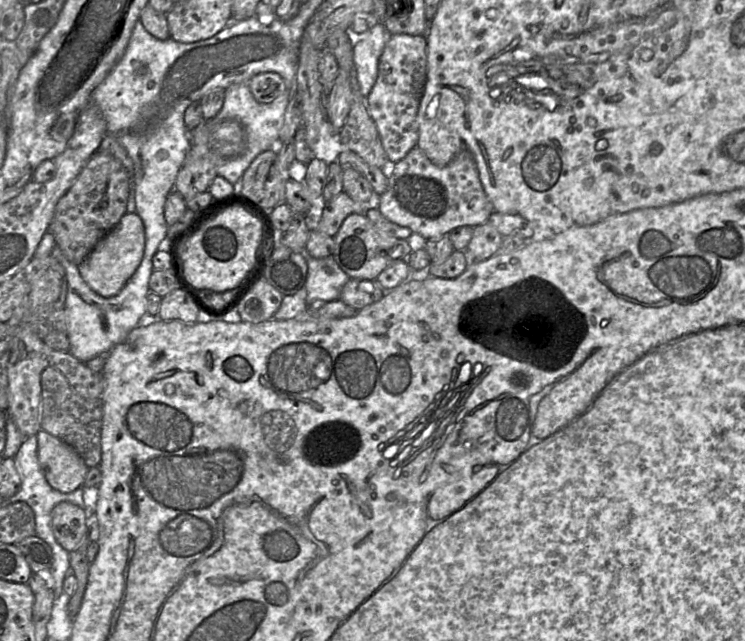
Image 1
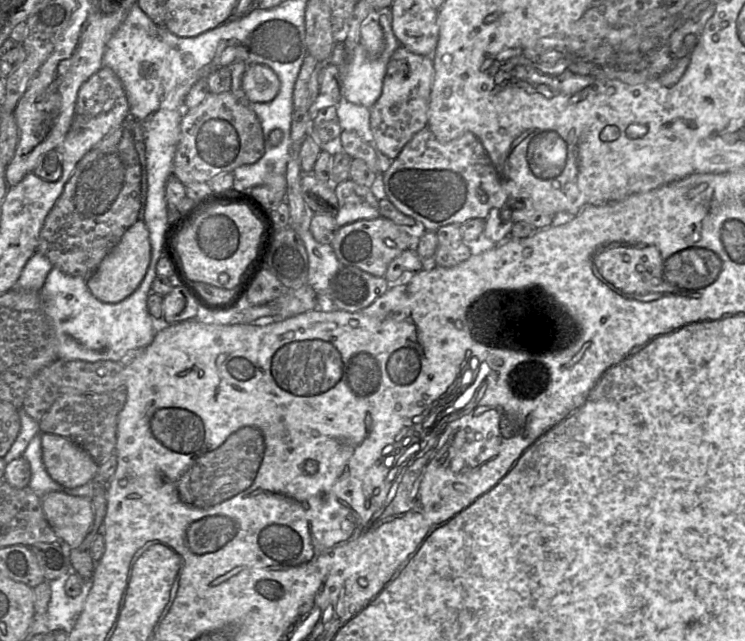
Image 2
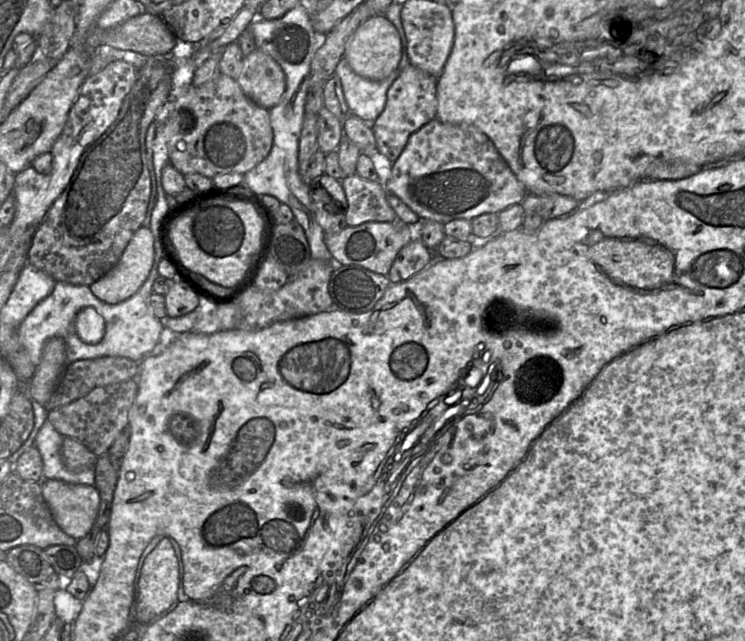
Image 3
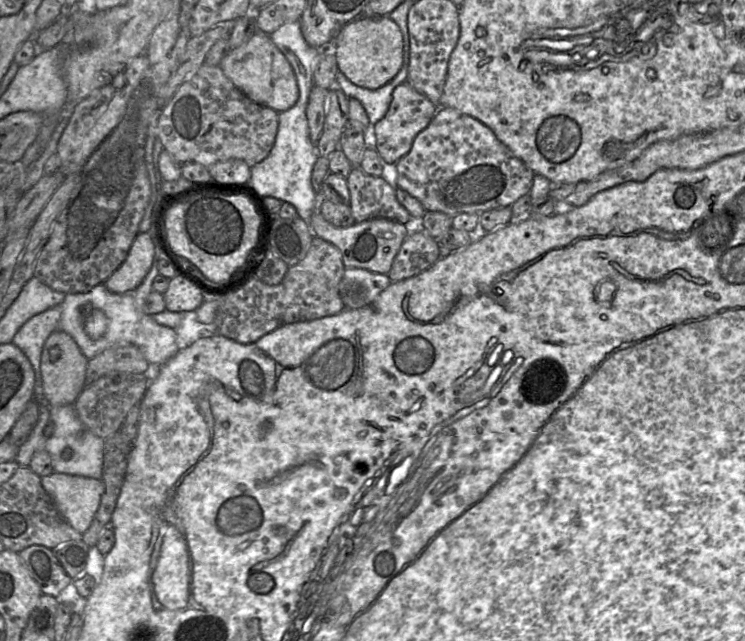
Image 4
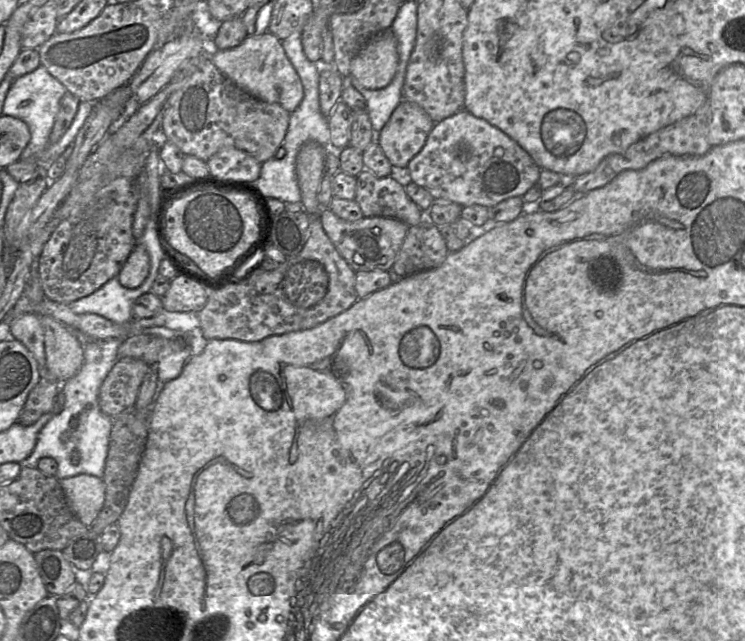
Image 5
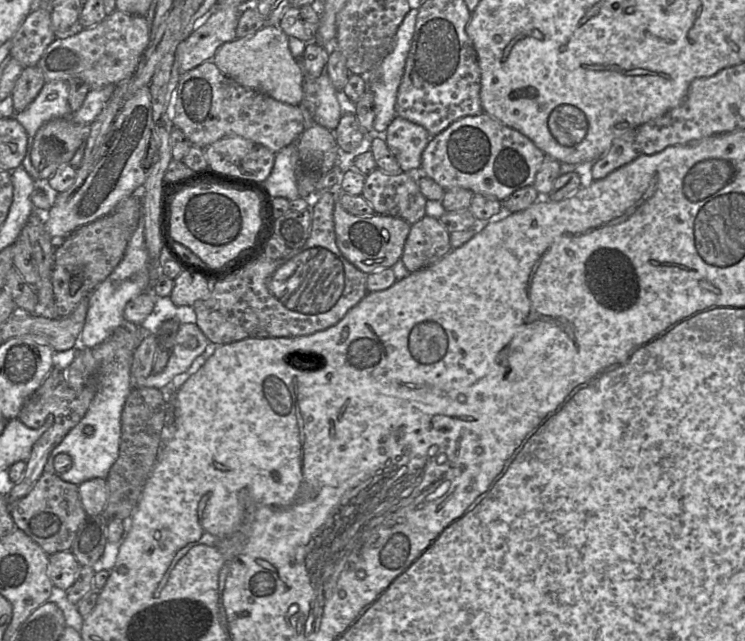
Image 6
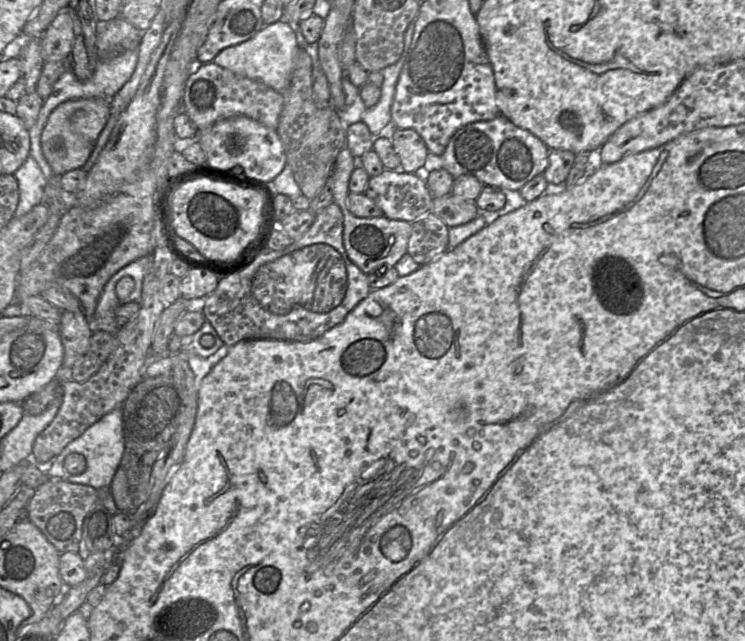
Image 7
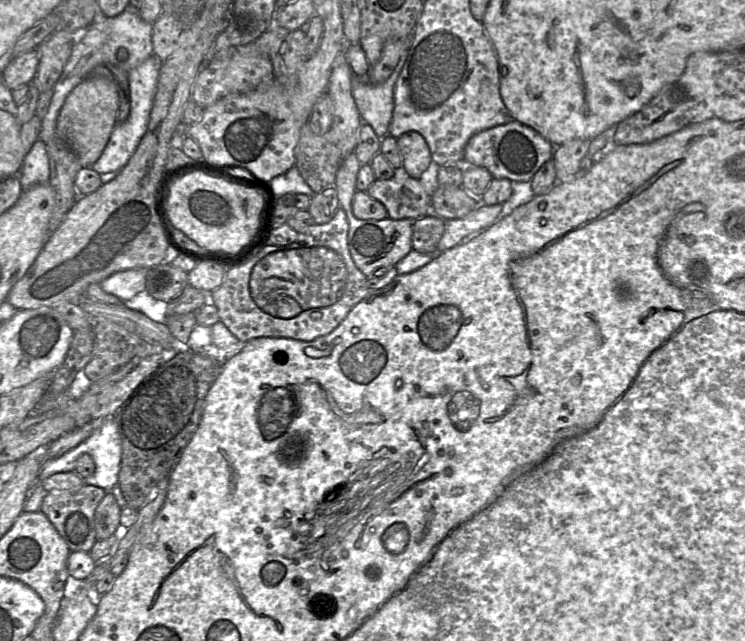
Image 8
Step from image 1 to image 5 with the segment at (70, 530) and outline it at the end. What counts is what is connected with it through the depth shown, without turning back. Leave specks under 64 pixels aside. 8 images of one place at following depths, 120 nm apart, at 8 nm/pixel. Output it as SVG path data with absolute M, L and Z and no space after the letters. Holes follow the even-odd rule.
M79 474L59 482L74 515L86 527L91 527L104 505L104 481L96 476Z

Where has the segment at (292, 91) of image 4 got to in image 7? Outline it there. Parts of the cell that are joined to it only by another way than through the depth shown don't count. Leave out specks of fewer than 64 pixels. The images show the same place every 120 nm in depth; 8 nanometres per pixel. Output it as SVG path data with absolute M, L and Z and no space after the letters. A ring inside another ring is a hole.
M285 20L264 25L252 38L220 51L213 62L235 74L258 80L279 93L288 88L294 54L298 48L294 29Z

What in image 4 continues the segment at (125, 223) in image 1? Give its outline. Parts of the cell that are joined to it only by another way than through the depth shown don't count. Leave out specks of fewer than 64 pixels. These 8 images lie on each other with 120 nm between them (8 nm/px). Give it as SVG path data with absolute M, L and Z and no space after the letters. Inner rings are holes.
M149 232L138 233L125 261L103 284L115 294L136 289L149 273L154 255L153 236Z

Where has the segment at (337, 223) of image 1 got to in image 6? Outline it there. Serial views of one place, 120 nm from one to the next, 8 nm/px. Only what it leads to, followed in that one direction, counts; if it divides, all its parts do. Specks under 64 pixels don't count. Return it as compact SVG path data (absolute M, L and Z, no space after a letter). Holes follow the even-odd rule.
M380 169L365 178L362 197L376 214L390 215L415 224L434 208L421 193L418 181L409 174L388 174Z

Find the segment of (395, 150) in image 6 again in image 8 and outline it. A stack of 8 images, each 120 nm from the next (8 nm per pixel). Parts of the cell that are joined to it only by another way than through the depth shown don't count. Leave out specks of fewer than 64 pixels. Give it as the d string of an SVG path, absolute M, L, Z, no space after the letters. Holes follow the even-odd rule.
M409 131L397 138L402 171L419 179L429 167L432 157L425 138L418 132Z

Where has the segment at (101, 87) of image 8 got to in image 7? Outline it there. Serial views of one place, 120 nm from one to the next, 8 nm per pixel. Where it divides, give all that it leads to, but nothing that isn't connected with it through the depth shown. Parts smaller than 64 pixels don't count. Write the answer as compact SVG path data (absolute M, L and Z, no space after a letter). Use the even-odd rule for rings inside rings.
M101 98L72 99L57 106L48 117L40 143L45 159L54 175L82 168L110 117L109 100Z

